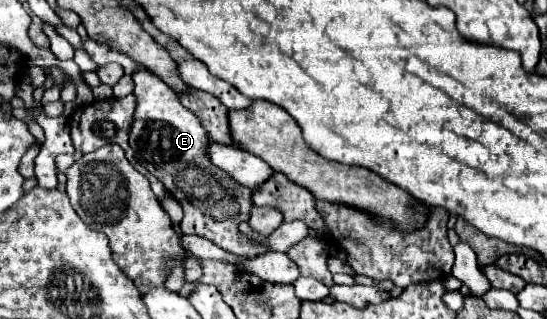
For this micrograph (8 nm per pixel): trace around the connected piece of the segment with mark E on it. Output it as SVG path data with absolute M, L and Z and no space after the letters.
M149 71L133 73L137 109L133 115L133 125L129 131L129 145L135 149L135 159L155 175L165 187L169 197L173 197L183 207L183 233L195 233L231 255L241 259L253 259L265 253L261 245L253 245L239 233L239 223L249 221L251 215L251 191L241 187L229 173L219 171L209 163L205 153L205 143L209 141L207 131L199 123L197 115L181 105L179 97L165 85L157 75Z

